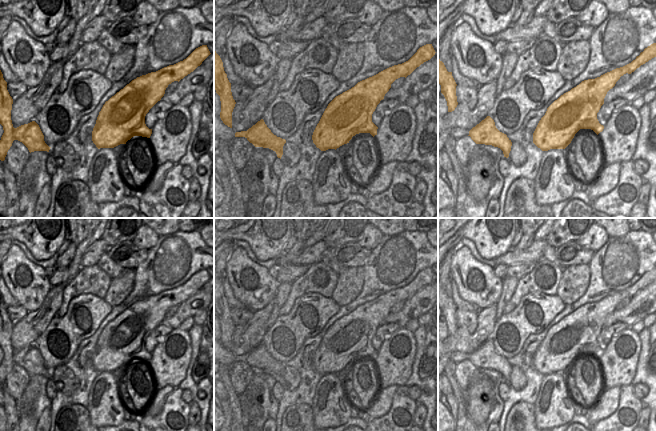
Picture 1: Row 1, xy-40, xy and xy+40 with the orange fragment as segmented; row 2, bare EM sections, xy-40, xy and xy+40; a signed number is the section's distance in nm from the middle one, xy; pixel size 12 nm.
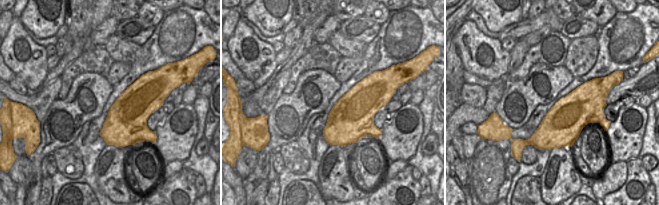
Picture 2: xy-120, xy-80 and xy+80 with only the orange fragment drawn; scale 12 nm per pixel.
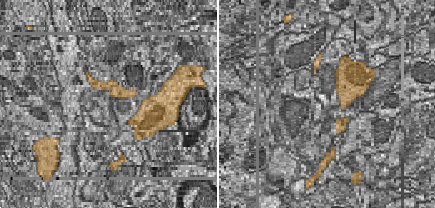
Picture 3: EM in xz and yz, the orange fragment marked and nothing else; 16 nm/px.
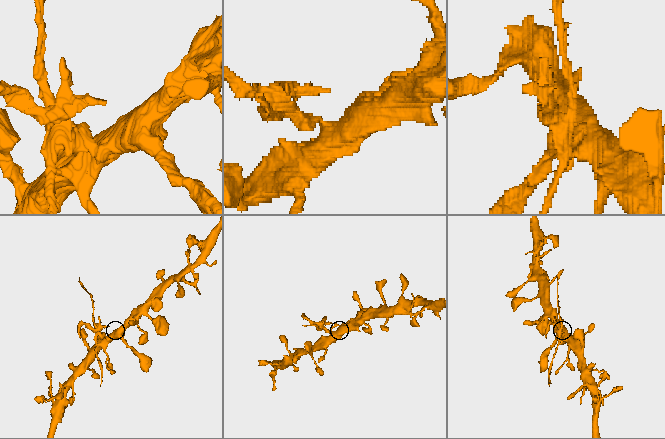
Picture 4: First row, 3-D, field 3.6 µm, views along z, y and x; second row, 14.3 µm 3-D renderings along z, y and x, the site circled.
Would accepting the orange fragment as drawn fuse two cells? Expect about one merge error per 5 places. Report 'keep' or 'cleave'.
cleave

